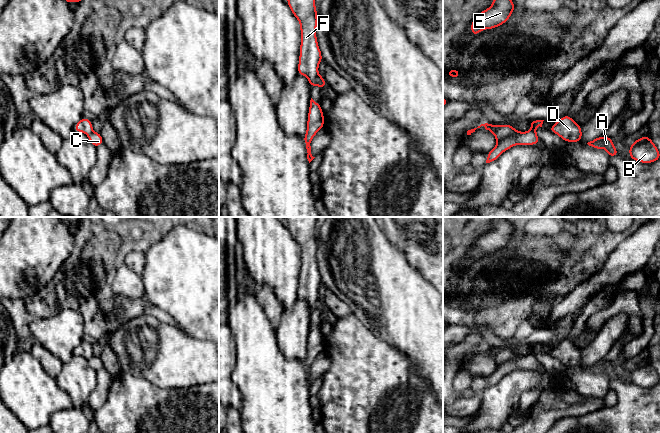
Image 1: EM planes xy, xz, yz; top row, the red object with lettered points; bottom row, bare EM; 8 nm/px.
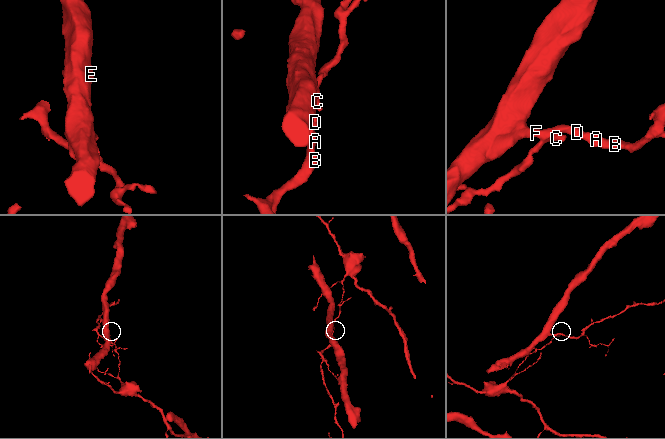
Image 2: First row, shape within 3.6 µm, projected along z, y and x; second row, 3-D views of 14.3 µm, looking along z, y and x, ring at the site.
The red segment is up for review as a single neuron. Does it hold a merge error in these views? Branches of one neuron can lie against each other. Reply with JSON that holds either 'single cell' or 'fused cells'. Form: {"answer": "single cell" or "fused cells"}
{"answer": "fused cells"}

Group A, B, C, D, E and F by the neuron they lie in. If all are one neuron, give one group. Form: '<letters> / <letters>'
A B D E F / C

